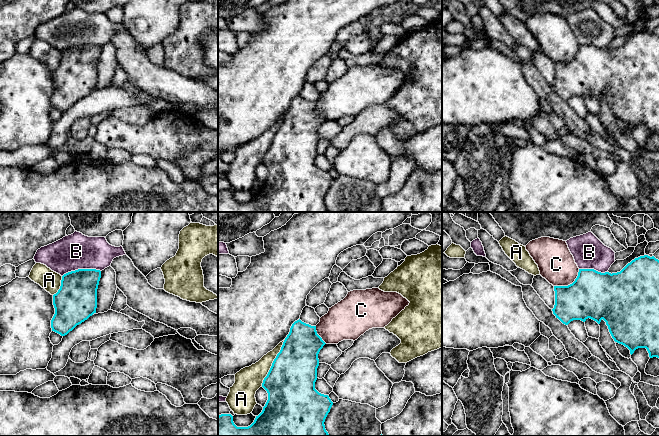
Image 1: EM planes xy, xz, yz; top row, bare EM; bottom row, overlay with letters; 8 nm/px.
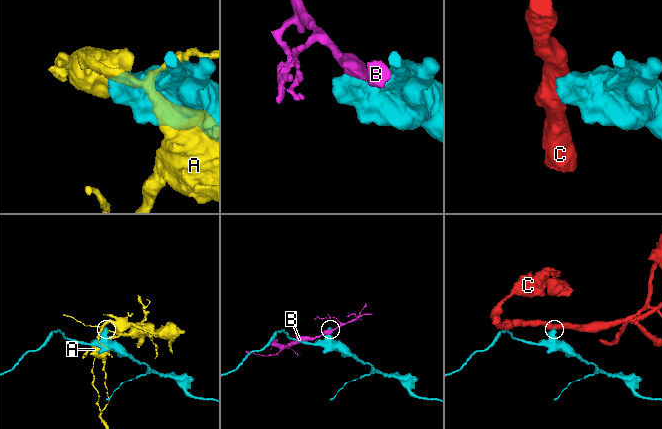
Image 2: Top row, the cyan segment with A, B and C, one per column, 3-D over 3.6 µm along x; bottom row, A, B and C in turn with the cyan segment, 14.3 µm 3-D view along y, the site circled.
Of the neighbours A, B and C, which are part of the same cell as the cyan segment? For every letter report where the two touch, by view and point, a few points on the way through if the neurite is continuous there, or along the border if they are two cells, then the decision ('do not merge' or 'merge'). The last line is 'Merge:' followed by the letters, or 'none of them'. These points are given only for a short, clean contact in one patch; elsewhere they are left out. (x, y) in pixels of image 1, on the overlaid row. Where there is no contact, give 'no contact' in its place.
A: contact xz (272, 363); do not merge
B: contact xy (81, 269); do not merge
C: contact yz (570, 284); border yz (579, 269), (577, 277), (571, 283), (554, 286); do not merge
Merge: none of them

